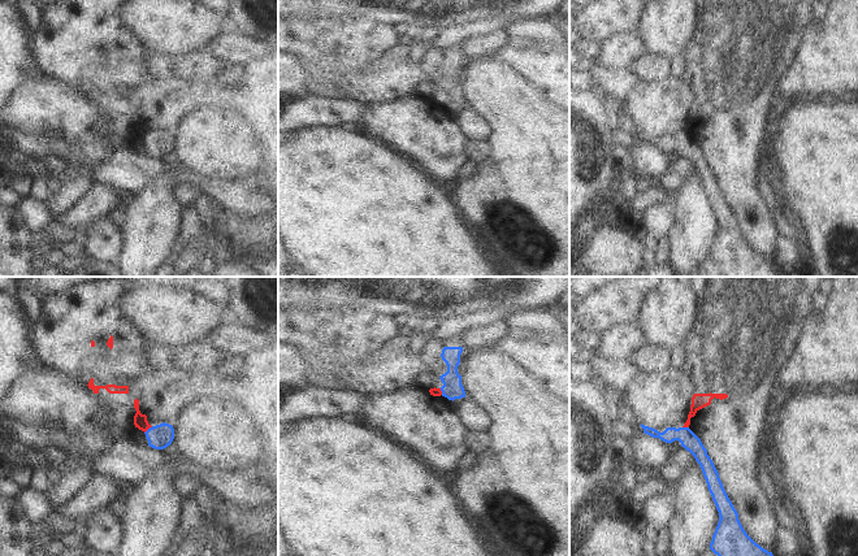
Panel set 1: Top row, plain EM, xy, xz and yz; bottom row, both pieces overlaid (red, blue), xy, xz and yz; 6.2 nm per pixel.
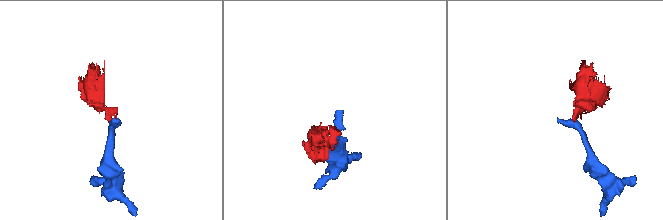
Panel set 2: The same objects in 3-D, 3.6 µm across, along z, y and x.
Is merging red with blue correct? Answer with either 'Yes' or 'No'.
No.

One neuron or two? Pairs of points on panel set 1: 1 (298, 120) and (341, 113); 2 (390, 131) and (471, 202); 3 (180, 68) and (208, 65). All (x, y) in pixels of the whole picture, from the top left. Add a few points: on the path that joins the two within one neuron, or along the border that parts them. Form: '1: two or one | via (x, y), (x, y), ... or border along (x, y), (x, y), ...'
1: one | via (308, 112), (330, 112)
2: two | border along (454, 179), (447, 187)
3: one | via (186, 68), (202, 66)

